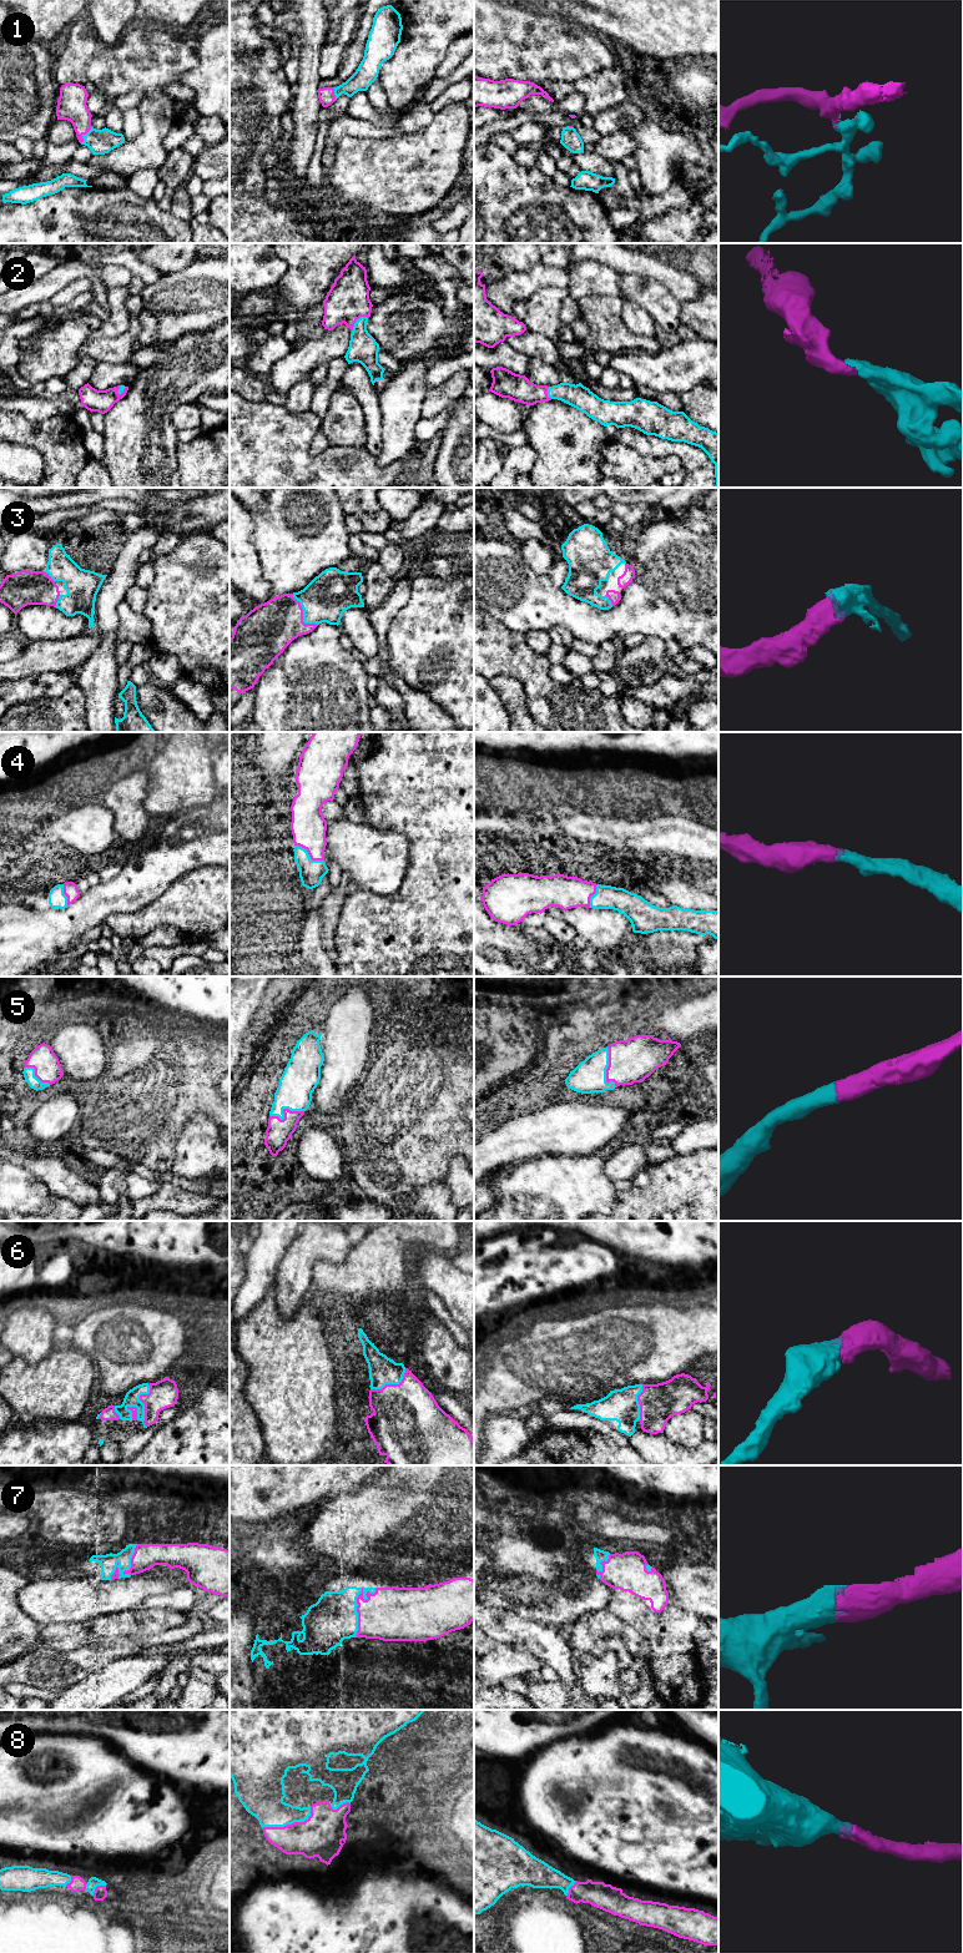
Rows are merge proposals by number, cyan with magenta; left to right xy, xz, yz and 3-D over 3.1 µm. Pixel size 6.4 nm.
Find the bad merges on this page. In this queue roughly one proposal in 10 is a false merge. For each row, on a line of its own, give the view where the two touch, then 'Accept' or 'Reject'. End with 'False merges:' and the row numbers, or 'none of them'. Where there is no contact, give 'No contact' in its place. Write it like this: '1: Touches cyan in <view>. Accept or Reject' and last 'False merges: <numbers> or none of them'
1: Touches cyan in xy. Accept
2: Touches cyan in xz. Accept
3: Touches cyan in xz. Accept
4: Touches cyan in xz. Accept
5: Touches cyan in yz. Accept
6: Touches cyan in xy. Accept
7: Touches cyan in xz. Accept
8: Touches cyan in xz. Accept
False merges: none of them

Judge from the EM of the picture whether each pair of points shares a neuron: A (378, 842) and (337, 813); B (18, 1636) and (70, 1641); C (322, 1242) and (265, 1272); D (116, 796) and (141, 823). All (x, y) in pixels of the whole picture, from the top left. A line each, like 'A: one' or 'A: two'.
A: two
B: two
C: two
D: one

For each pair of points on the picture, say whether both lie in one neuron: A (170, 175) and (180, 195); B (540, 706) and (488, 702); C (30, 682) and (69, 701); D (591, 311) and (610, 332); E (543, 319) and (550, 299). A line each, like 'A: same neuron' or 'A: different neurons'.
A: different neurons
B: different neurons
C: different neurons
D: same neuron
E: same neuron

